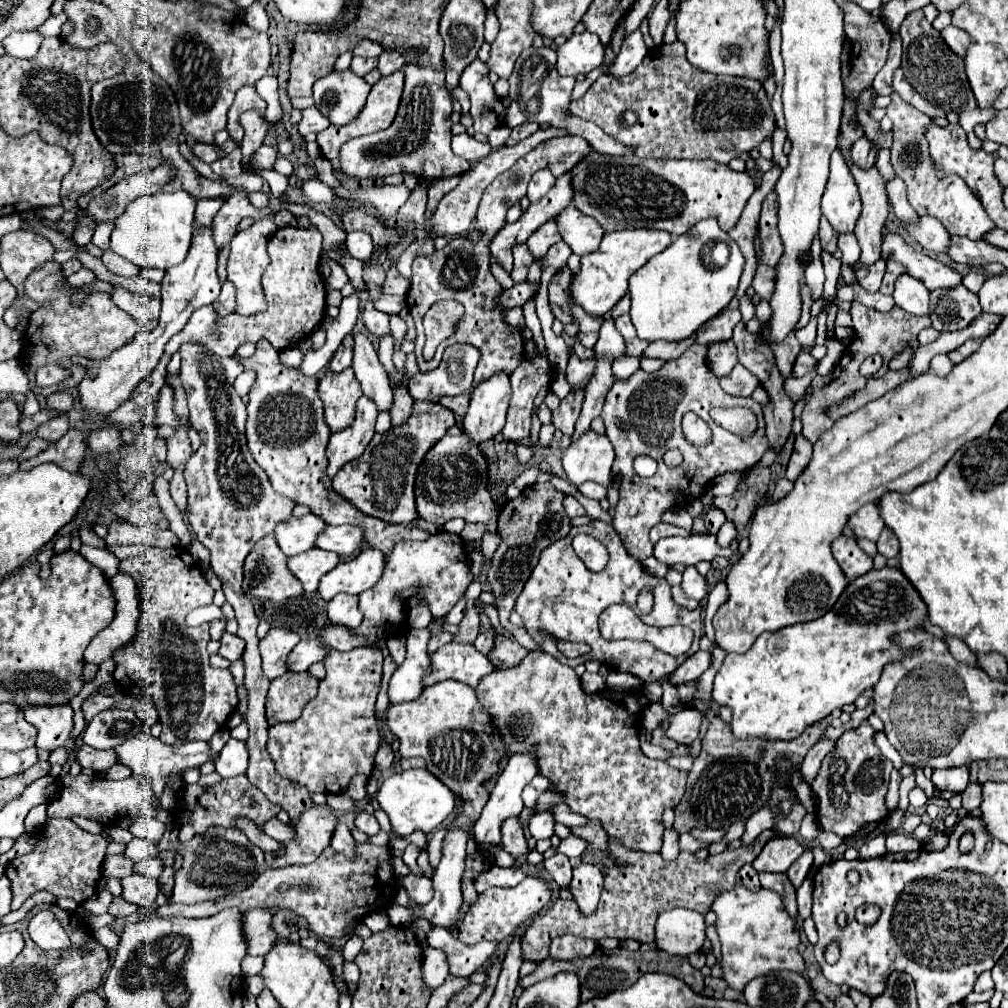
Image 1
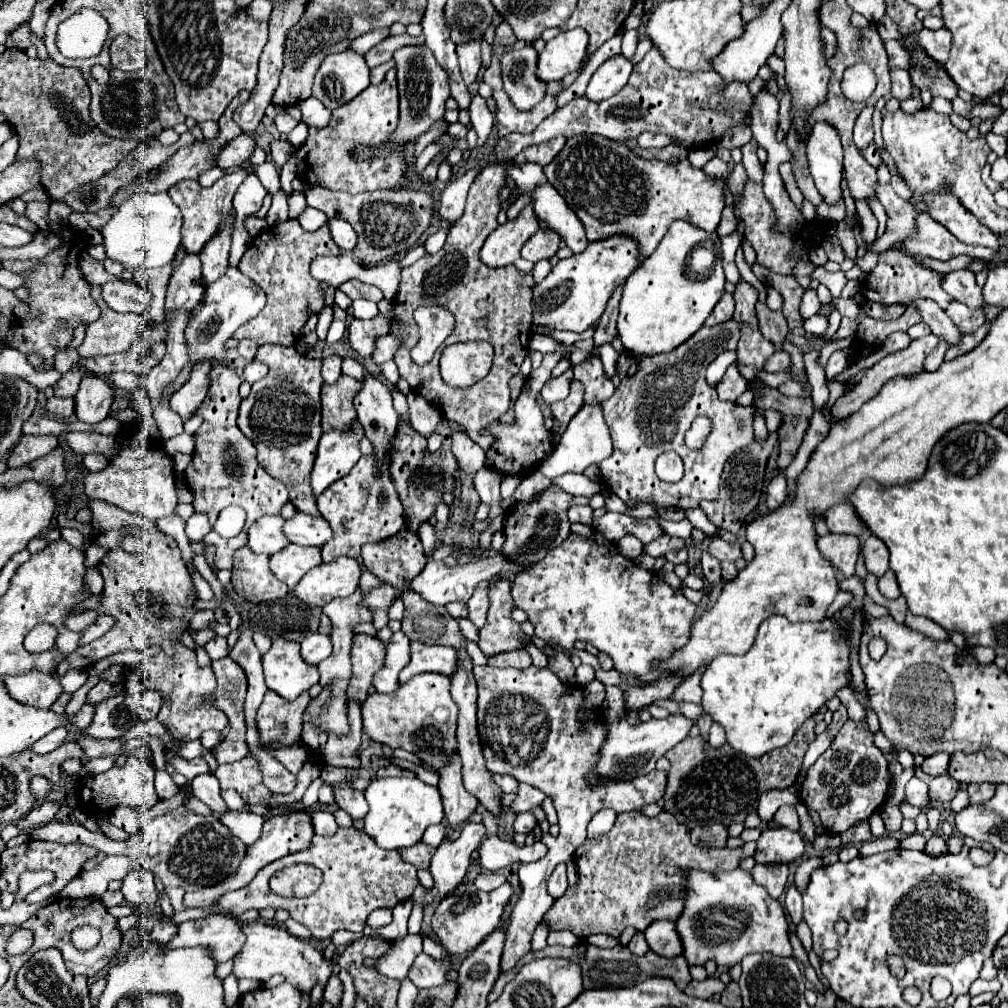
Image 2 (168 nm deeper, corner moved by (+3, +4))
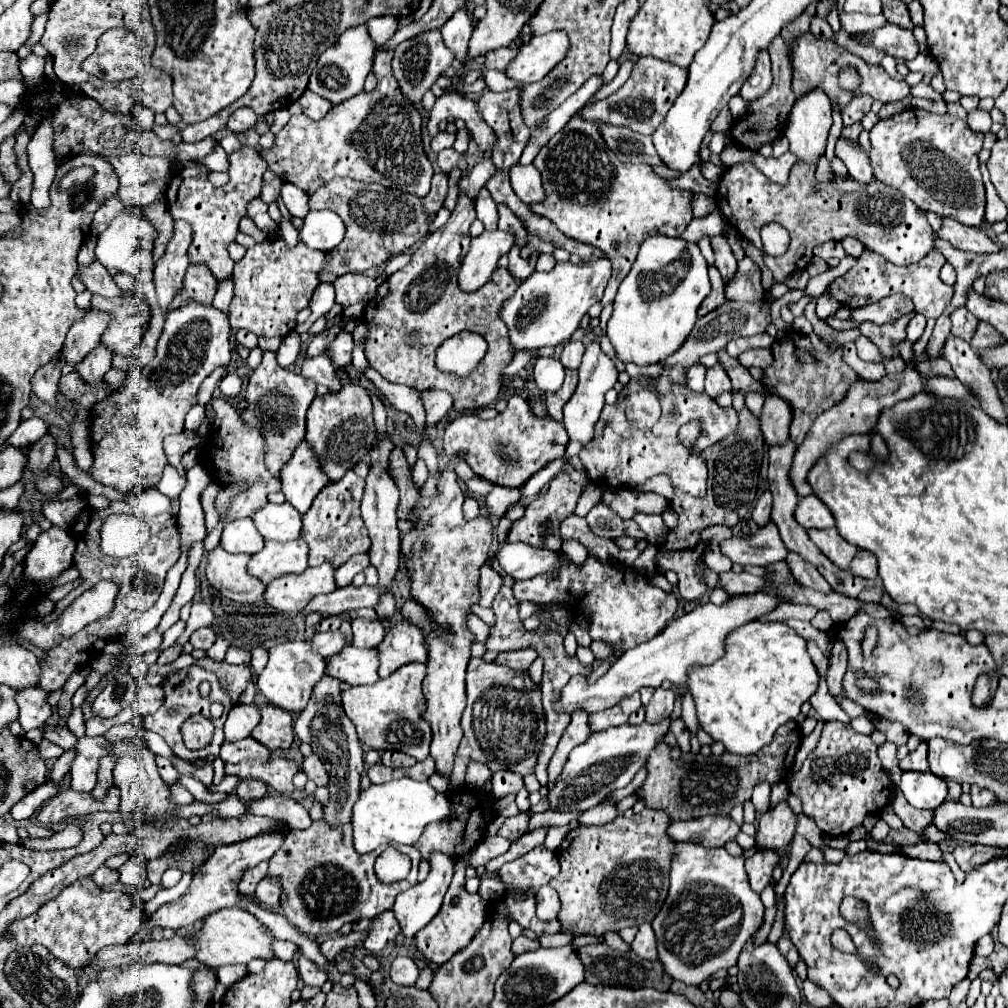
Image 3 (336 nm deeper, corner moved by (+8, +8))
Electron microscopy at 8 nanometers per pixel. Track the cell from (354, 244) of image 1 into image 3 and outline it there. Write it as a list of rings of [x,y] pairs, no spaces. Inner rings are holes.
[[[311,211],[305,217],[305,225],[301,229],[301,239],[305,245],[313,249],[329,251],[341,243],[345,237],[345,225],[341,217],[333,211]]]

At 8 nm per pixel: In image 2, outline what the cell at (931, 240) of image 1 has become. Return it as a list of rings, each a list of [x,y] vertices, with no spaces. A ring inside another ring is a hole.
[[[876,183],[876,195],[880,199],[880,203],[886,209],[888,215],[888,223],[886,223],[886,233],[882,237],[876,239],[876,243],[872,243],[868,247],[868,251],[872,253],[882,253],[886,249],[890,249],[898,239],[906,239],[906,235],[910,235],[910,231],[914,229],[914,207],[908,205],[904,199],[900,199],[892,185],[882,185]]]

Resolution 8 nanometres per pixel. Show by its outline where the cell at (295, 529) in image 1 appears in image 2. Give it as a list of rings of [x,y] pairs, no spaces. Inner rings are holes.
[[[270,515],[258,519],[254,525],[248,529],[248,547],[254,553],[264,553],[272,555],[286,547],[286,537],[282,537],[282,515]]]

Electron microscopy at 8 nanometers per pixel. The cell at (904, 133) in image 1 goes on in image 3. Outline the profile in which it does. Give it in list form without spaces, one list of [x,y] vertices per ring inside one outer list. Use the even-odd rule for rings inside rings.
[[[941,219],[941,229],[937,235],[953,247],[971,253],[995,253],[999,249],[999,245],[993,243],[981,229],[965,227],[963,223],[957,223],[957,219]]]

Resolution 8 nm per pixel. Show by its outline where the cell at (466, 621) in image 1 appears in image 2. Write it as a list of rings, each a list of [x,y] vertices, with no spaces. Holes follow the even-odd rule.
[[[478,587],[468,601],[468,619],[480,629],[486,623],[488,613],[488,587]]]

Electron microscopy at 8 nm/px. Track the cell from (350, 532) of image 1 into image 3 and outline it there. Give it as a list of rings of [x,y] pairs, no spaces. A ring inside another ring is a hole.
[[[267,503],[253,515],[259,533],[273,541],[297,541],[301,539],[301,513],[291,503]]]

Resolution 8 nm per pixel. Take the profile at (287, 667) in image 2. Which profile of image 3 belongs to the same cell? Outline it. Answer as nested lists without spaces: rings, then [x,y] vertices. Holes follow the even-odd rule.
[[[289,641],[269,649],[269,663],[257,677],[257,687],[273,705],[287,709],[289,713],[299,713],[301,709],[305,709],[313,685],[321,679],[323,669],[325,659],[319,653],[311,651],[307,641]]]

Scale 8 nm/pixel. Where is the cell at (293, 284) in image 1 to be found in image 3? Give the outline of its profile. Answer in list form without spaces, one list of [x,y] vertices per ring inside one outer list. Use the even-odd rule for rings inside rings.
[[[267,237],[263,243],[247,249],[245,257],[235,263],[233,281],[235,295],[229,305],[231,311],[231,327],[233,329],[249,329],[257,337],[285,337],[297,325],[297,313],[309,307],[313,291],[319,285],[317,275],[321,275],[321,267],[329,263],[329,251],[313,251],[299,243],[289,249],[285,239]]]

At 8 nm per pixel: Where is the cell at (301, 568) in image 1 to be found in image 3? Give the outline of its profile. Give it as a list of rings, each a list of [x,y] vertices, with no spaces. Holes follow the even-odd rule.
[[[303,539],[287,543],[267,541],[265,547],[251,557],[249,573],[263,583],[271,583],[287,573],[303,573],[307,569],[307,555],[309,545]]]

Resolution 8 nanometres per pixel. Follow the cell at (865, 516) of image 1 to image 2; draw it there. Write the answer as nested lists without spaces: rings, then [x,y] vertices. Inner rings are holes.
[[[838,503],[830,507],[824,513],[824,521],[832,533],[852,533],[852,535],[868,533],[866,527],[858,523],[858,515],[854,515],[854,509],[848,507],[848,503]]]

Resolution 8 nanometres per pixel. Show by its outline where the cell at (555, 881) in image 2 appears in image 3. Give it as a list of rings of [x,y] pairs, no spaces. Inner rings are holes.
[[[549,885],[537,889],[537,919],[553,921],[559,913],[559,895]]]

